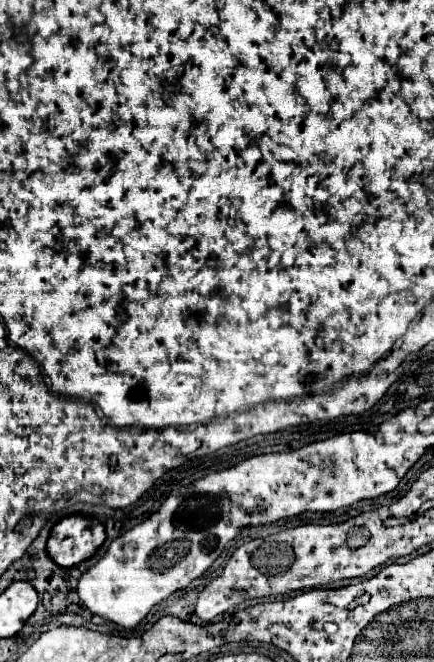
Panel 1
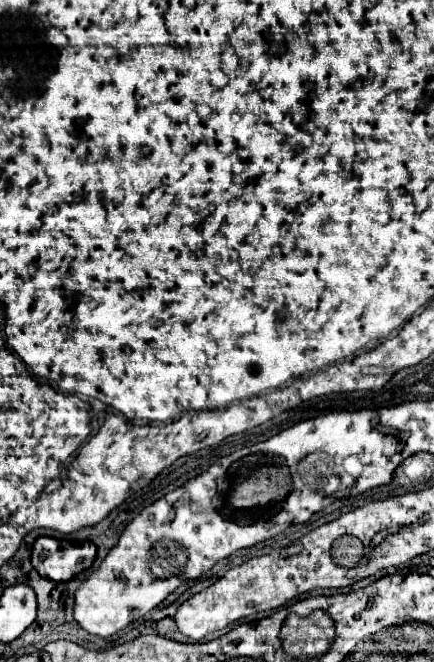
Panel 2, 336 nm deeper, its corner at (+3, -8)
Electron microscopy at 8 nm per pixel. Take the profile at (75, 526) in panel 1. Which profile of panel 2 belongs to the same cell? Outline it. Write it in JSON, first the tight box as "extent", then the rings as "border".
{"extent":[32,537,96,581],"border":[[[40,537],[32,545],[32,567],[40,577],[50,581],[70,581],[90,569],[96,547],[90,541],[70,543],[52,537]]]}

